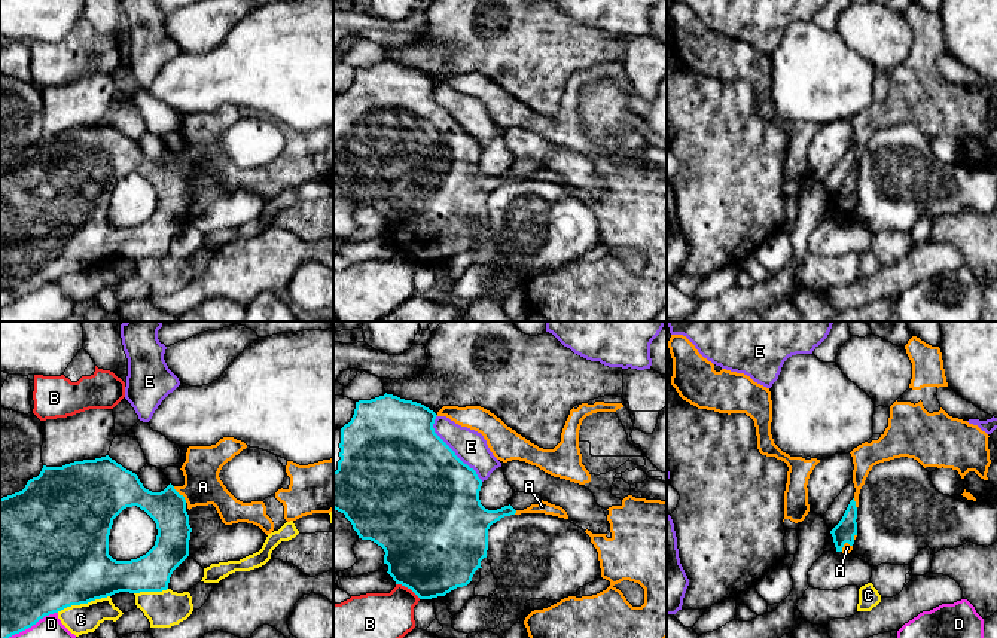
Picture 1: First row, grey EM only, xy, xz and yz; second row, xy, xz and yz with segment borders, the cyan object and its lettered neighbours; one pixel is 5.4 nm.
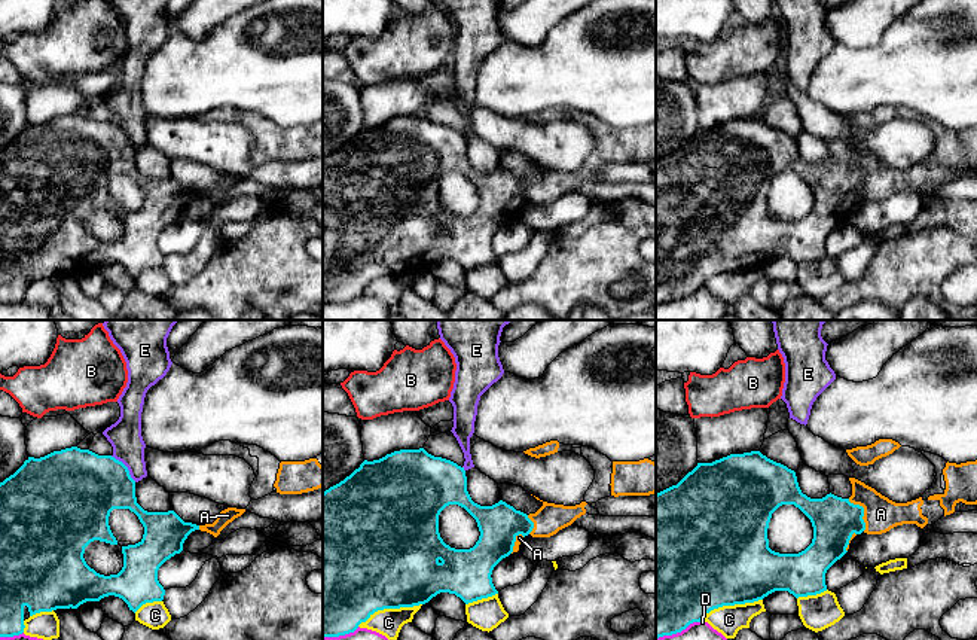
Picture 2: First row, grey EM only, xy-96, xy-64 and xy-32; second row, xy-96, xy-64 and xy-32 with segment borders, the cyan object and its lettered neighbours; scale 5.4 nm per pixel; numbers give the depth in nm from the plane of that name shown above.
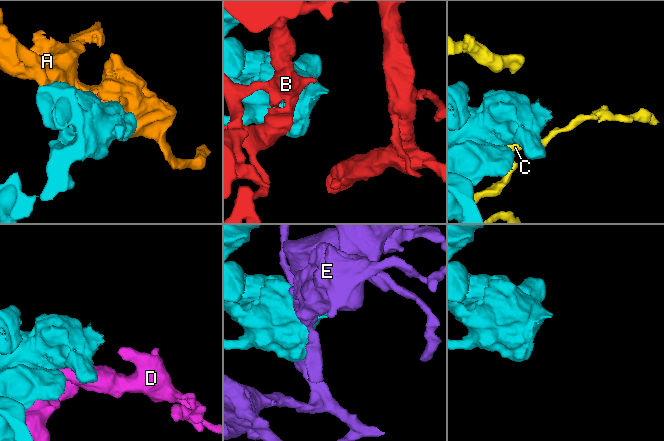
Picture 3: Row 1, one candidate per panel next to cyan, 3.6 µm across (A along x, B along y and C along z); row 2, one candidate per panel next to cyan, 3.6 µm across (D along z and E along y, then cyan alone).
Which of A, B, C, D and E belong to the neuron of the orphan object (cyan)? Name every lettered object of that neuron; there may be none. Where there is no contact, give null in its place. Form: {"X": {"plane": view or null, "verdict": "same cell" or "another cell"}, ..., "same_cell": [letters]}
{"A": {"plane": "xy", "verdict": "same cell"}, "B": {"plane": "xz", "verdict": "another cell"}, "C": {"plane": "xy", "verdict": "another cell"}, "D": {"plane": "xy", "verdict": "another cell"}, "E": {"plane": "xz", "verdict": "another cell"}, "same_cell": ["A"]}

